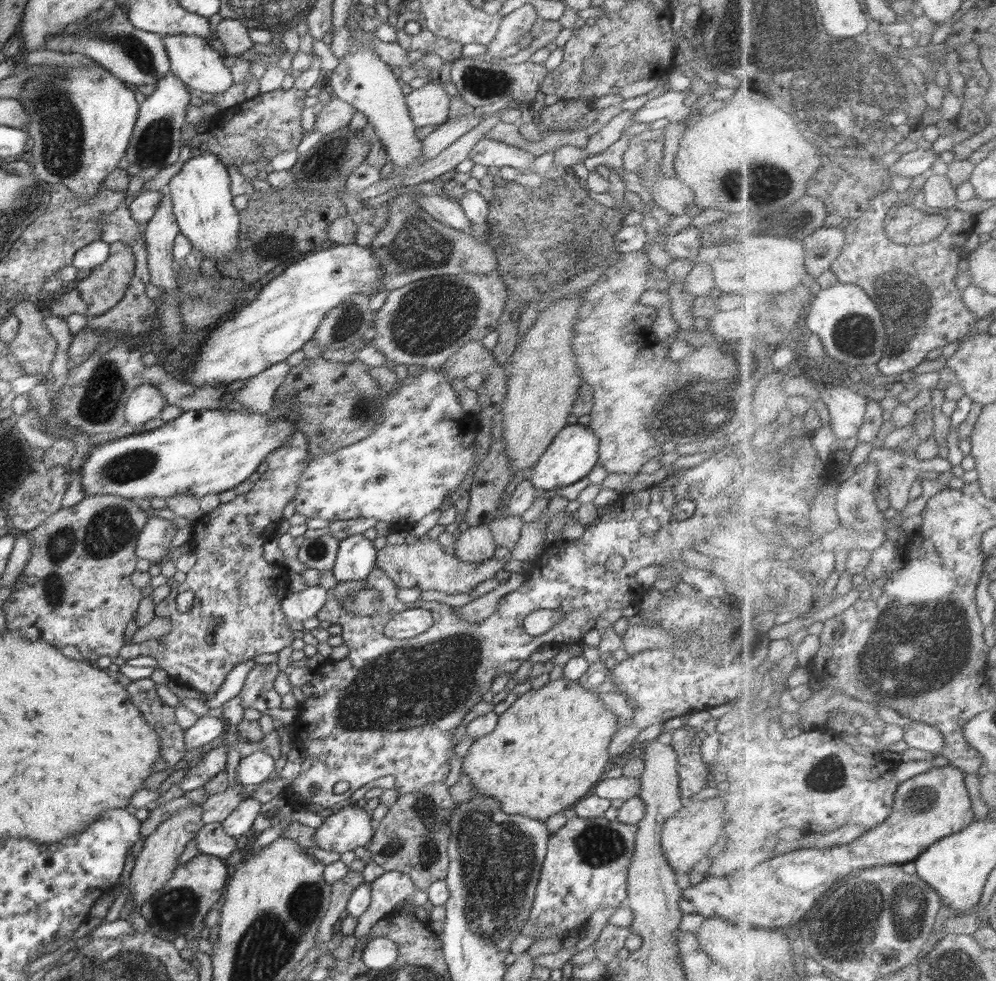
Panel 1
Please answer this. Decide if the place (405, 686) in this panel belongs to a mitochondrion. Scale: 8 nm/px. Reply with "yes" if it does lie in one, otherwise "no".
yes

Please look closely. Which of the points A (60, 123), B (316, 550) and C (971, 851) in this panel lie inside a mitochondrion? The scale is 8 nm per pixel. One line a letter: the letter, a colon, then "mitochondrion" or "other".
A: mitochondrion
B: mitochondrion
C: other

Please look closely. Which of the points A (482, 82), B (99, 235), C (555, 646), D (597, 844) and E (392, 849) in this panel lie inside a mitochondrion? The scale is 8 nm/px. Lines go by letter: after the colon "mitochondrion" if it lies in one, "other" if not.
A: mitochondrion
B: other
C: other
D: mitochondrion
E: mitochondrion

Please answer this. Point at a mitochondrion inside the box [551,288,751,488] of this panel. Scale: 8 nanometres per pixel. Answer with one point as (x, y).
(686, 408)

